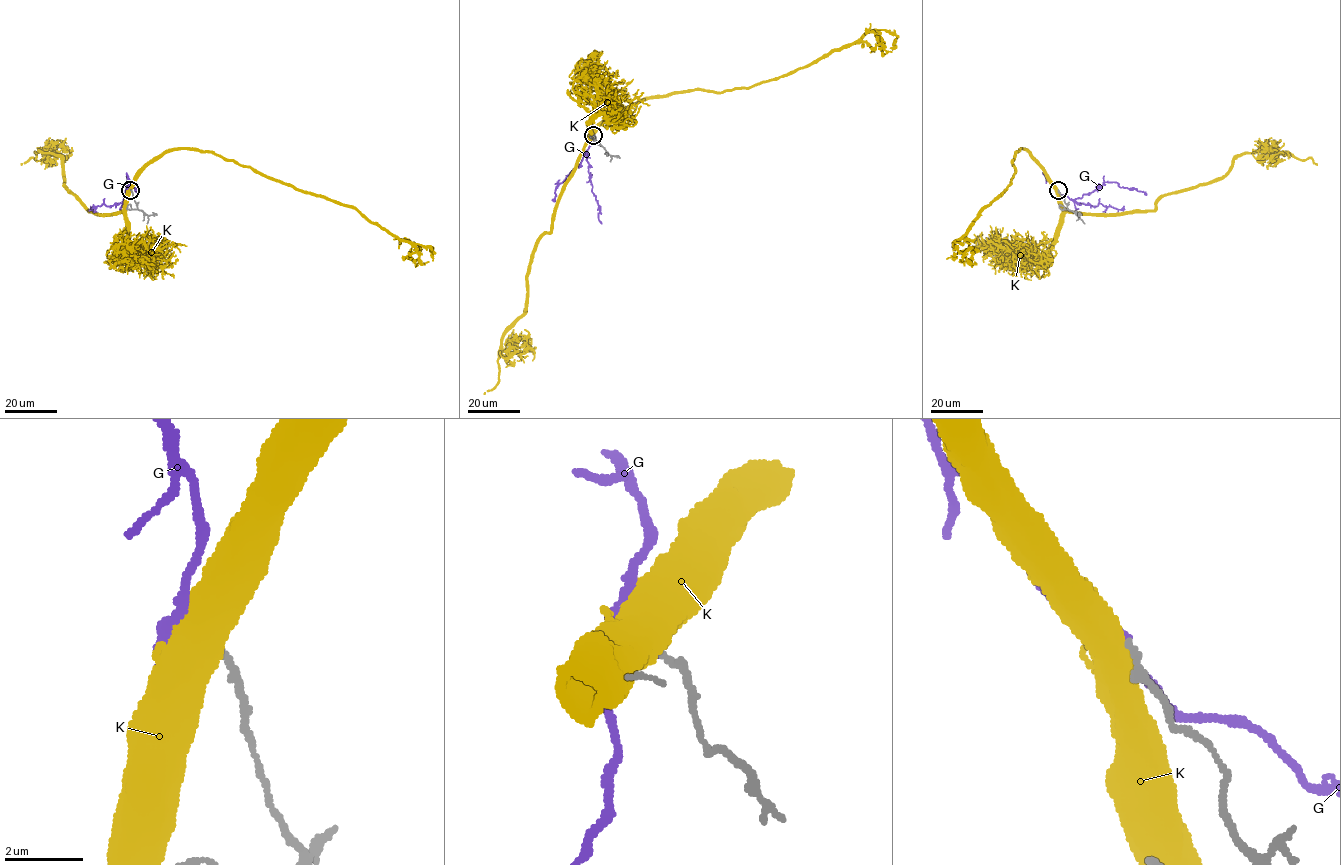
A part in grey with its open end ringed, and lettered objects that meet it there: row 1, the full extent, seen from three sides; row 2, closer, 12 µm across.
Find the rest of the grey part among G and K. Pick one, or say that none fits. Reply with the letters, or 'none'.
G

